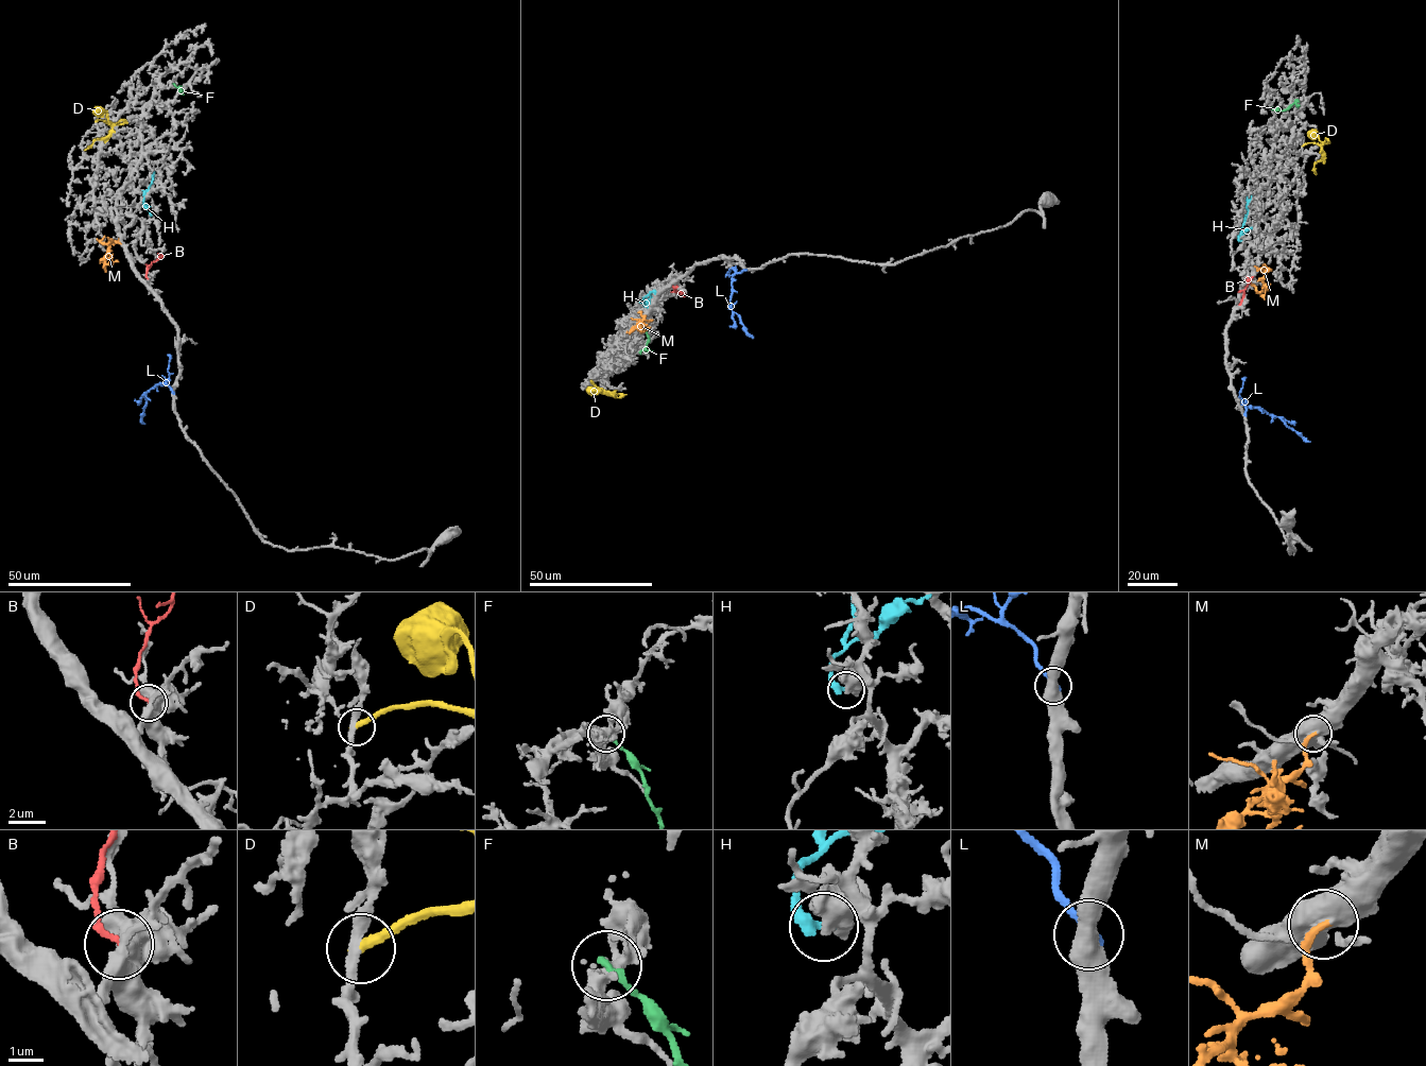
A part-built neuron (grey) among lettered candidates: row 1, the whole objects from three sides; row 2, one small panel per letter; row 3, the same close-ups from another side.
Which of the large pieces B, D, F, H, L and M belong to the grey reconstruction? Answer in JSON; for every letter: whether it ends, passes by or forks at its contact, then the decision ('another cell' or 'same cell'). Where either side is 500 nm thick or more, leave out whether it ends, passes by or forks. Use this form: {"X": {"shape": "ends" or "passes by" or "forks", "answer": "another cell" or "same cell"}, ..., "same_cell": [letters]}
{"B": {"shape": "ends", "answer": "another cell"}, "D": {"shape": "ends", "answer": "another cell"}, "F": {"shape": "ends", "answer": "another cell"}, "H": {"answer": "another cell"}, "L": {"answer": "another cell"}, "M": {"answer": "same cell"}, "same_cell": ["M"]}

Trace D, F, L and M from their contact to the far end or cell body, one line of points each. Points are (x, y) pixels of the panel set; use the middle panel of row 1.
D: (590, 381), (601, 389), (622, 394), (613, 396), (595, 388), (586, 390)
F: (641, 326), (649, 341), (640, 355)
L: (745, 270), (732, 276), (729, 305), (745, 332), (753, 338)
M: (645, 315), (637, 325), (642, 326), (643, 317), (638, 312)

